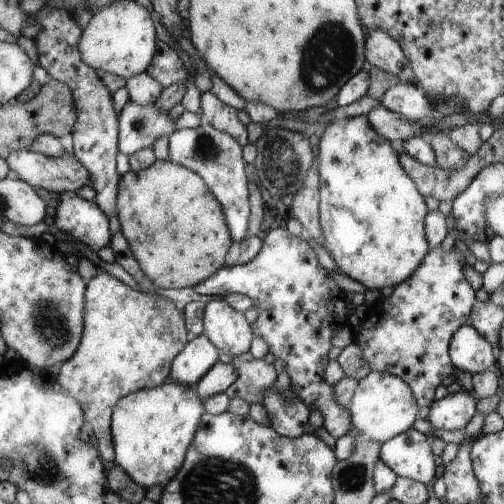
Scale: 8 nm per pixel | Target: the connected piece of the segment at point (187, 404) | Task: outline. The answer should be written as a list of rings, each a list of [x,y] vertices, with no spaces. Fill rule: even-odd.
[[[168,380],[156,388],[143,389],[125,397],[115,406],[111,418],[111,436],[114,440],[115,461],[128,478],[144,489],[165,486],[179,473],[190,442],[199,430],[200,418],[205,414],[204,401],[188,386]]]

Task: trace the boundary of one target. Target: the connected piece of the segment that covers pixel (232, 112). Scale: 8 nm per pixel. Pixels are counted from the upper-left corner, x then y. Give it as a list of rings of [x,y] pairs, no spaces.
[[[211,91],[201,93],[201,107],[203,118],[213,127],[232,135],[240,146],[249,143],[247,126],[238,119],[236,109],[220,101]]]

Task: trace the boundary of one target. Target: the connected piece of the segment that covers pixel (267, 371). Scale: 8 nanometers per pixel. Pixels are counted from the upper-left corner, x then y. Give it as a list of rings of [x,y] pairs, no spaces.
[[[250,352],[234,356],[231,364],[238,370],[238,376],[236,381],[226,388],[226,396],[230,399],[241,398],[248,404],[262,404],[262,390],[275,386],[280,370],[278,364],[269,364],[264,359],[258,360]]]

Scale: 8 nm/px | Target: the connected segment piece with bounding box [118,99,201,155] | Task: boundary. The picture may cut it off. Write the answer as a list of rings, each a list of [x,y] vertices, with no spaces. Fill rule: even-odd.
[[[130,99],[119,114],[119,152],[131,155],[150,148],[160,136],[170,136],[180,129],[195,129],[201,118],[184,111],[177,120],[172,120],[166,109],[158,103],[138,104]]]

